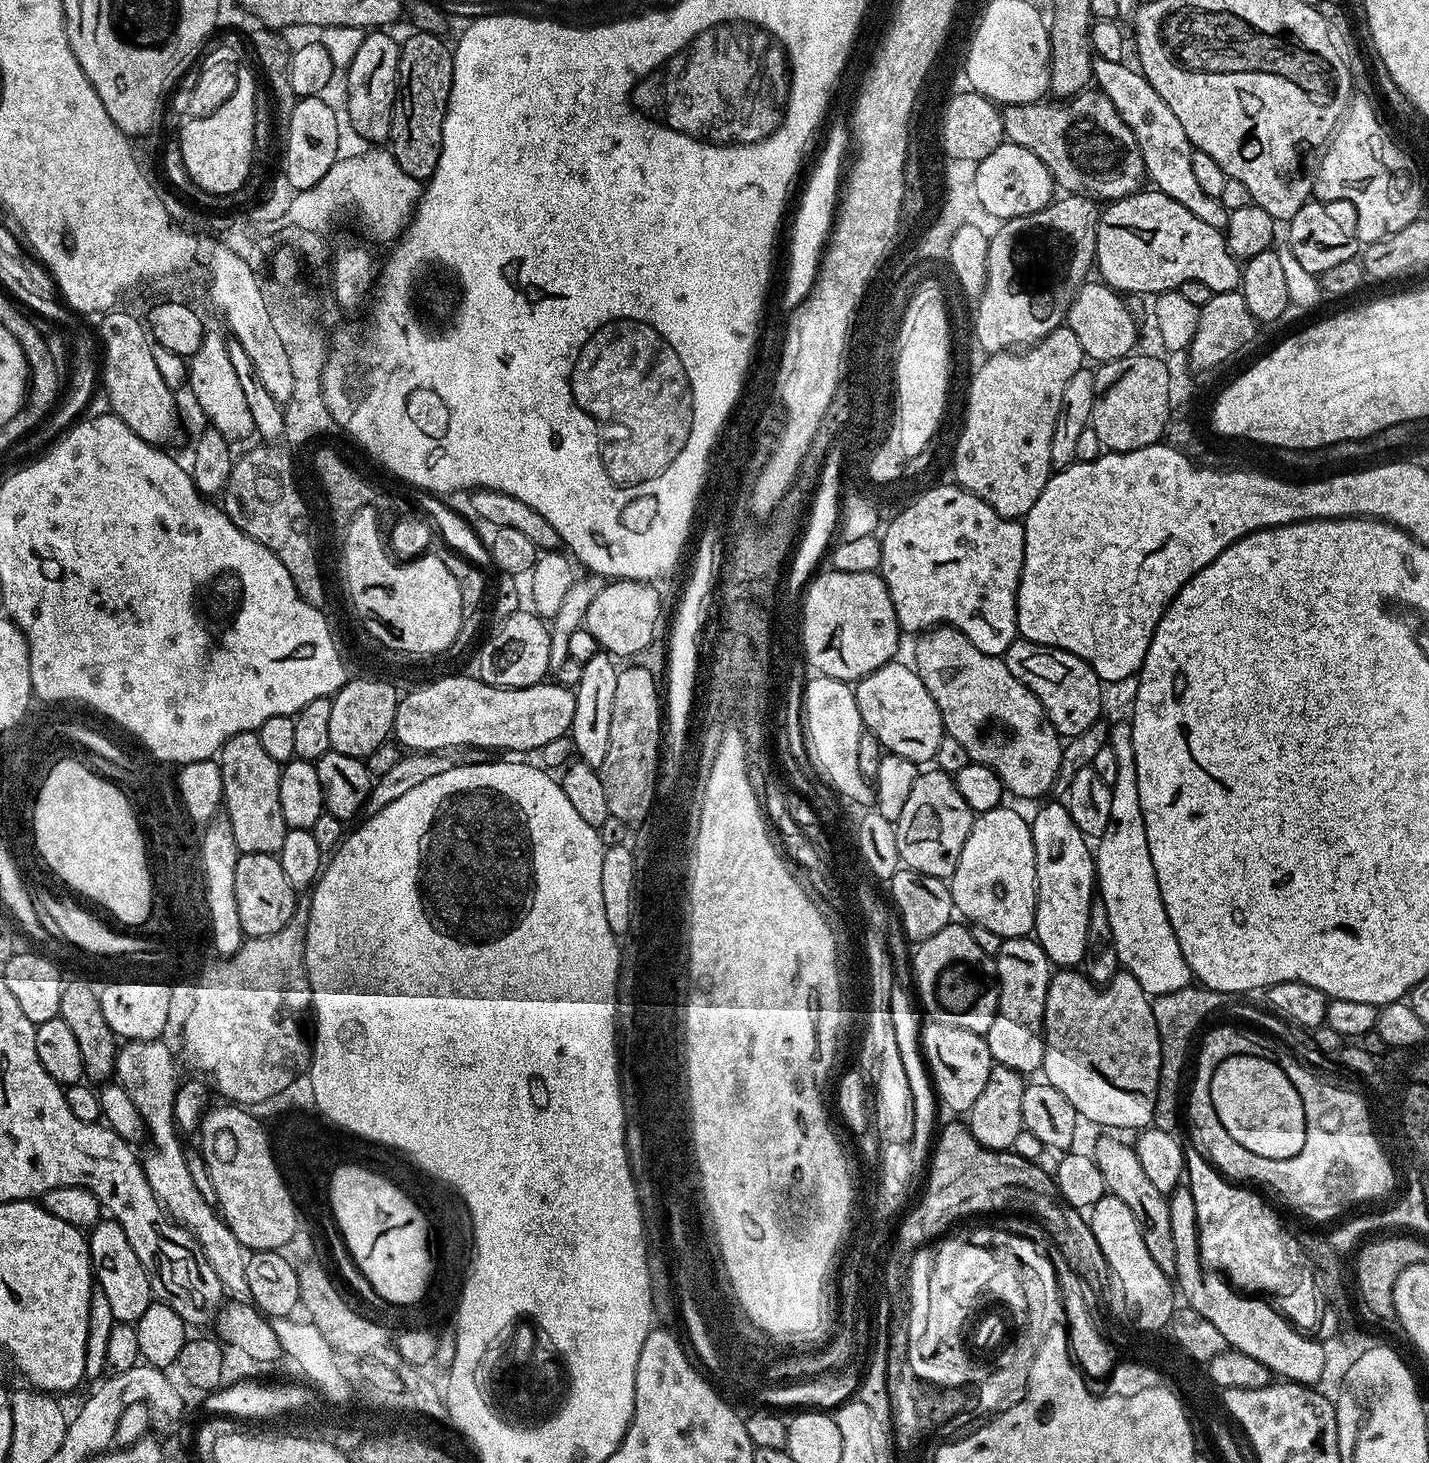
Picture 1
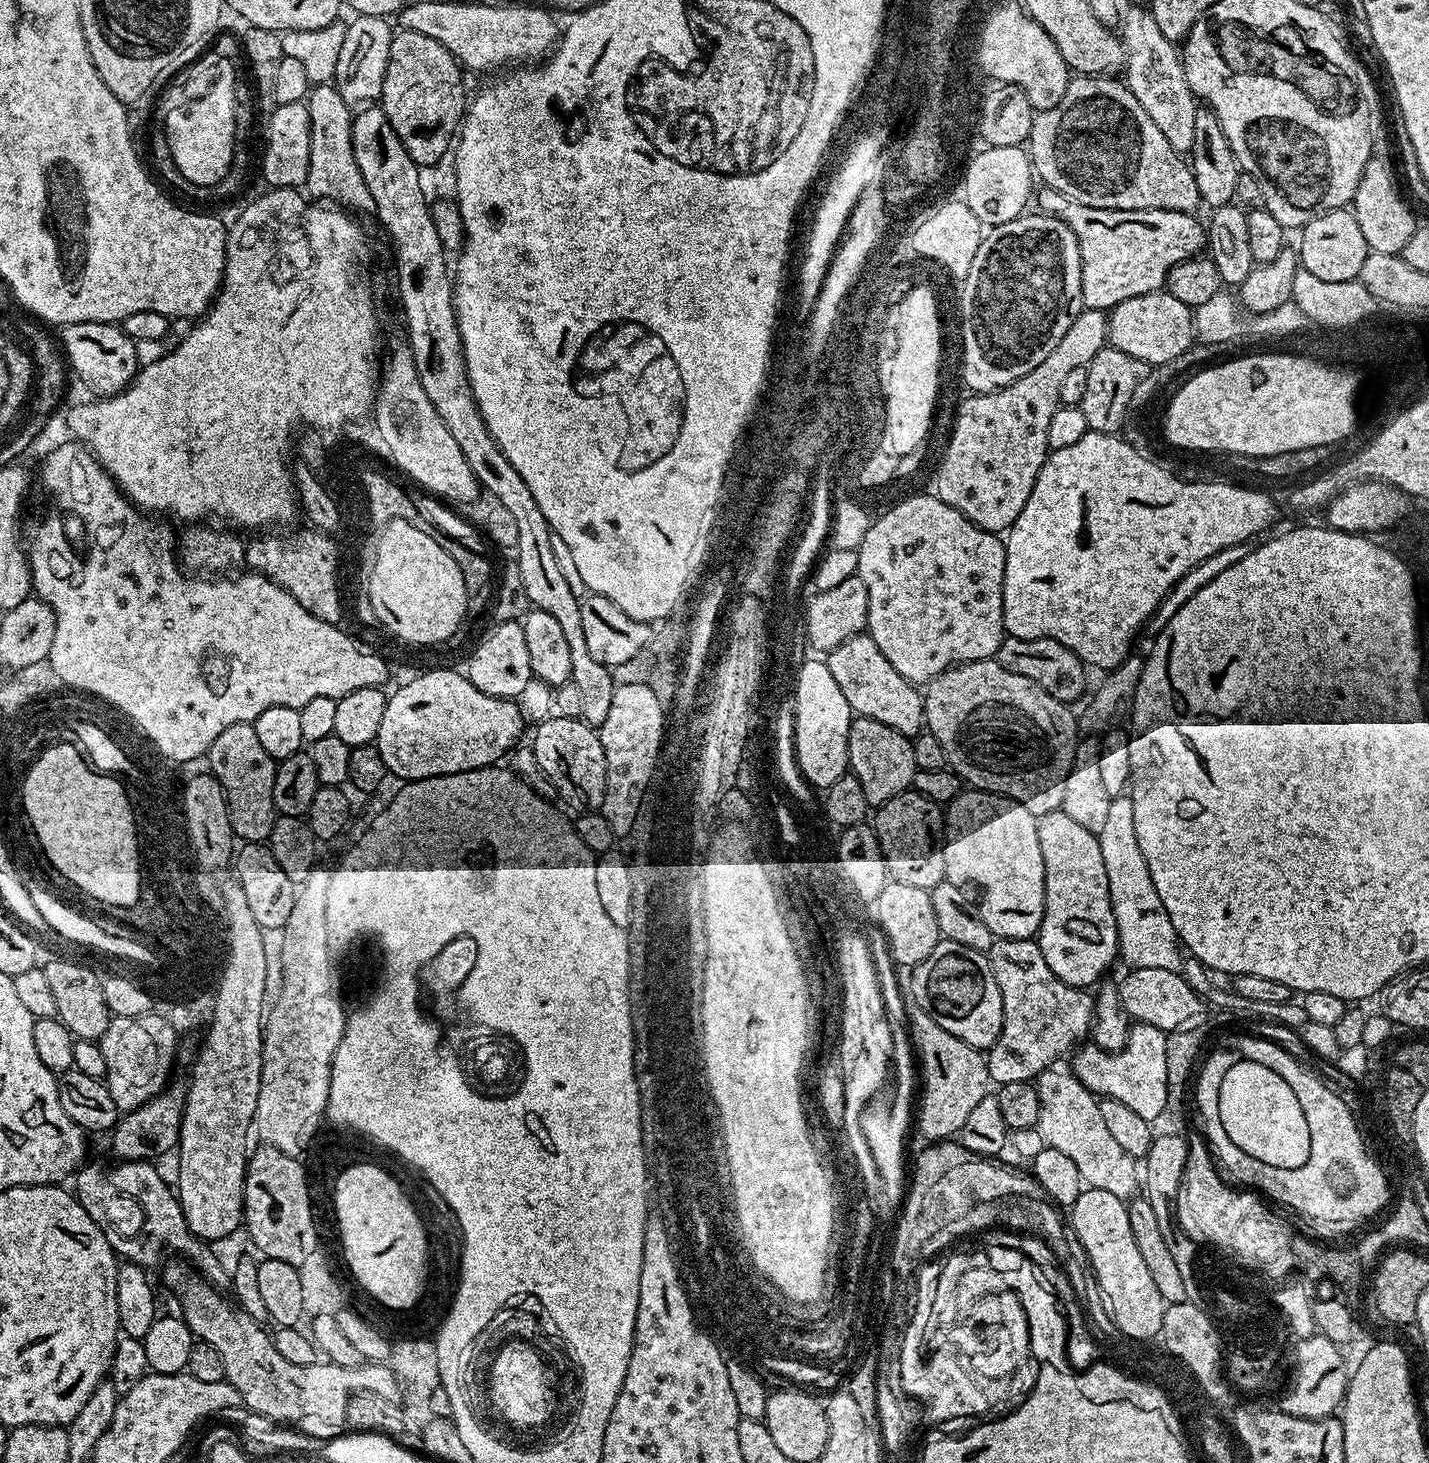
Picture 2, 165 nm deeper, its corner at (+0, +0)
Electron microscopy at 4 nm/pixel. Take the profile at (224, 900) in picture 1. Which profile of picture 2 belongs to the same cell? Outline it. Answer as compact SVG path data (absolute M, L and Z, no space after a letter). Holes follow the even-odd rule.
M229 882L224 888L224 916L222 924L226 929L226 955L223 957L222 967L218 972L218 979L215 981L216 992L212 996L211 1015L206 1021L208 1033L204 1036L204 1041L200 1044L200 1053L196 1056L196 1061L192 1064L192 1085L187 1085L184 1094L184 1113L180 1123L180 1142L178 1153L180 1157L176 1160L176 1182L174 1181L174 1191L179 1197L182 1214L185 1215L186 1226L200 1240L213 1242L212 1240L224 1240L231 1232L241 1231L244 1224L244 1180L245 1172L248 1168L250 1147L248 1148L248 1131L251 1133L256 1119L256 1107L258 1106L258 1090L262 1086L262 1050L264 1049L264 1018L266 1015L266 997L268 992L268 952L264 949L265 933L254 922L254 914L250 914L250 906L246 906L246 894L242 894L240 885Z

